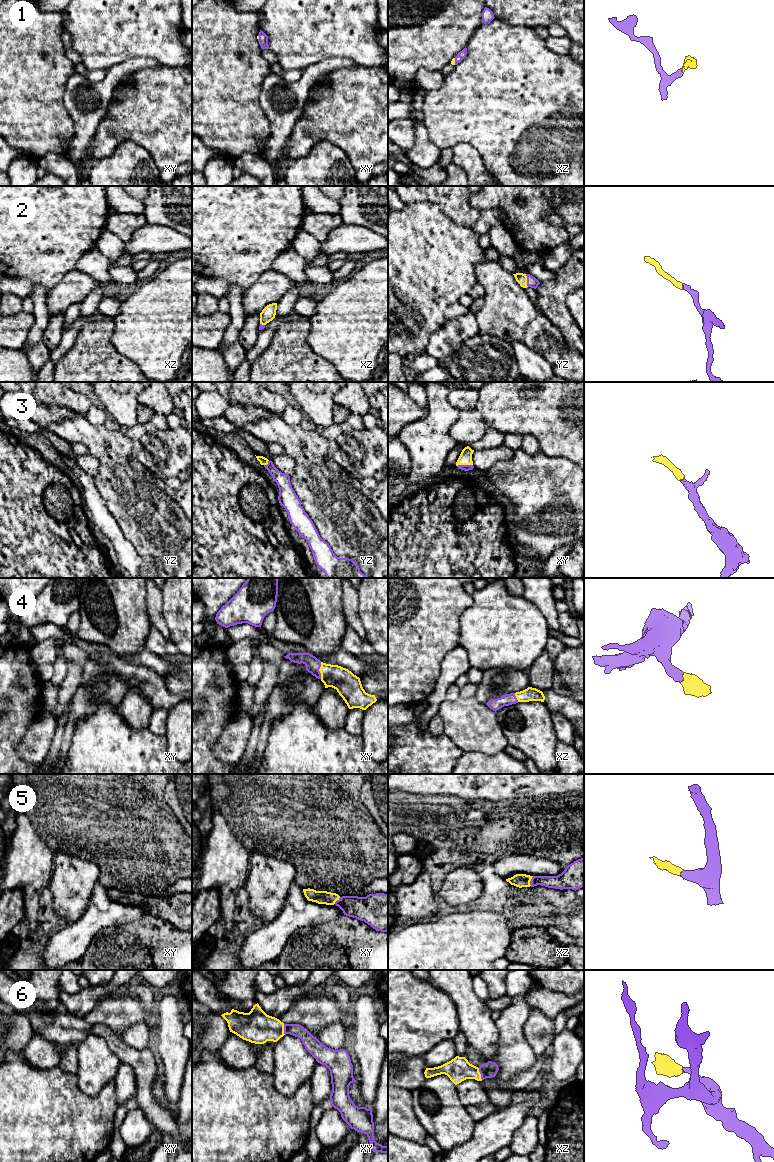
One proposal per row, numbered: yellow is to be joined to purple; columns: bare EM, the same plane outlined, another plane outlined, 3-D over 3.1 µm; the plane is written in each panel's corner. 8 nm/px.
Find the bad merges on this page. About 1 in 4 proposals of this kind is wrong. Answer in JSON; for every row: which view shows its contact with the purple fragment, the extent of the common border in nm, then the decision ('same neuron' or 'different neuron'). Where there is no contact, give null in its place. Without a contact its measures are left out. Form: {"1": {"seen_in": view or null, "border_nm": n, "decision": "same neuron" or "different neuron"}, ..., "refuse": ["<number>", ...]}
{"1": {"seen_in": "xz", "border_nm": 60, "decision": "same neuron"}, "2": {"seen_in": "yz", "border_nm": 110, "decision": "same neuron"}, "3": {"seen_in": "xy", "border_nm": 130, "decision": "same neuron"}, "4": {"seen_in": "xy", "border_nm": 140, "decision": "same neuron"}, "5": {"seen_in": "xz", "border_nm": 80, "decision": "same neuron"}, "6": {"seen_in": "xz", "border_nm": 100, "decision": "same neuron"}, "refuse": []}

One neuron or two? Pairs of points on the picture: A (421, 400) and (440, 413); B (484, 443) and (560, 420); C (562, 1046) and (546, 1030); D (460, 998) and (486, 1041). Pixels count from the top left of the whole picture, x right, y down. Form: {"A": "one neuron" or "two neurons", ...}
{"A": "two neurons", "B": "two neurons", "C": "two neurons", "D": "one neuron"}

